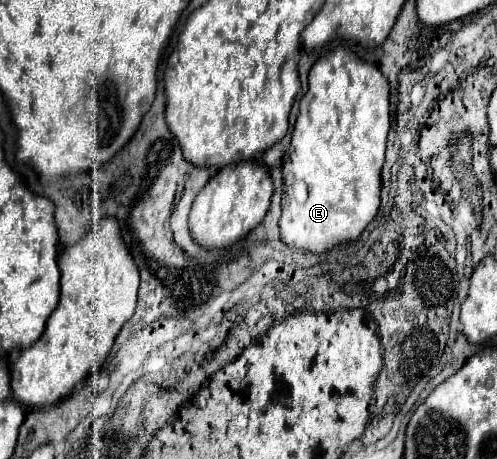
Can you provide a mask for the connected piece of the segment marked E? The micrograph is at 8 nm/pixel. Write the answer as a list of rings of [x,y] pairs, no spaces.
[[[343,46],[313,64],[309,72],[309,90],[299,102],[299,116],[283,162],[283,214],[279,228],[281,240],[287,246],[321,254],[361,236],[379,210],[381,166],[385,162],[389,126],[389,82],[375,64],[361,60]]]

